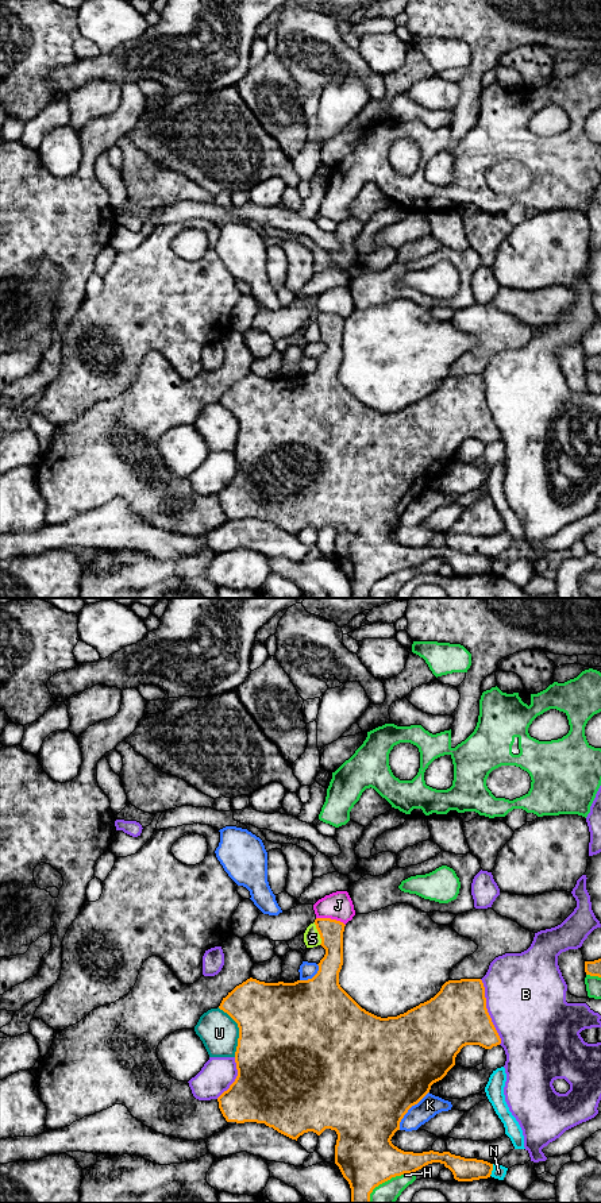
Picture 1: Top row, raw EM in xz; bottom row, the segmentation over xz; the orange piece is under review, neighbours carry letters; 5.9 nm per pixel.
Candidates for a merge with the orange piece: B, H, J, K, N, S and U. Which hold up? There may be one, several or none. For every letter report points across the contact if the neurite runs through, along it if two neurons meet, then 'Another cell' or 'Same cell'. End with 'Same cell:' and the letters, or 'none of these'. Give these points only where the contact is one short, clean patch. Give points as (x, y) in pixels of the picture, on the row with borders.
B: Another cell
H: Another cell
J: Another cell
K: Another cell
N: Another cell
S: Boundary: xz (314, 922), (320, 944). Another cell
U: Another cell
Same cell: none of these

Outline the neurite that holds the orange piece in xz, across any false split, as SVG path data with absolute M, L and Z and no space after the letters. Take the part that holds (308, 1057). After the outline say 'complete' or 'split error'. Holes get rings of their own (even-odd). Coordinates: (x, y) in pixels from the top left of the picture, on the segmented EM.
M316 918L316 929L321 938L321 946L325 949L324 957L320 960L317 973L308 980L297 980L294 983L265 983L257 979L247 979L242 984L236 986L226 998L223 998L219 1009L227 1013L239 1027L238 1046L235 1052L235 1063L238 1069L238 1076L235 1081L224 1091L219 1098L219 1108L227 1122L257 1122L265 1123L273 1127L278 1133L296 1140L304 1133L313 1131L320 1135L325 1129L335 1130L338 1134L335 1145L335 1164L339 1167L343 1177L348 1181L351 1188L351 1203L370 1203L370 1194L380 1184L390 1180L392 1177L401 1176L404 1173L413 1173L428 1164L440 1162L448 1168L454 1179L458 1181L473 1181L479 1179L488 1179L492 1175L493 1164L477 1160L465 1158L461 1156L451 1154L450 1152L404 1152L392 1144L392 1137L397 1130L400 1130L400 1122L408 1110L417 1104L431 1090L431 1086L442 1080L447 1072L455 1065L455 1057L461 1049L466 1045L479 1045L485 1049L492 1049L501 1044L501 1038L492 1022L492 1018L486 1009L485 987L481 979L461 979L446 982L440 991L429 1000L420 1003L419 1006L408 1010L397 1017L381 1018L365 1009L362 1009L339 984L339 972L343 965L343 932L344 924L331 918Z | complete

